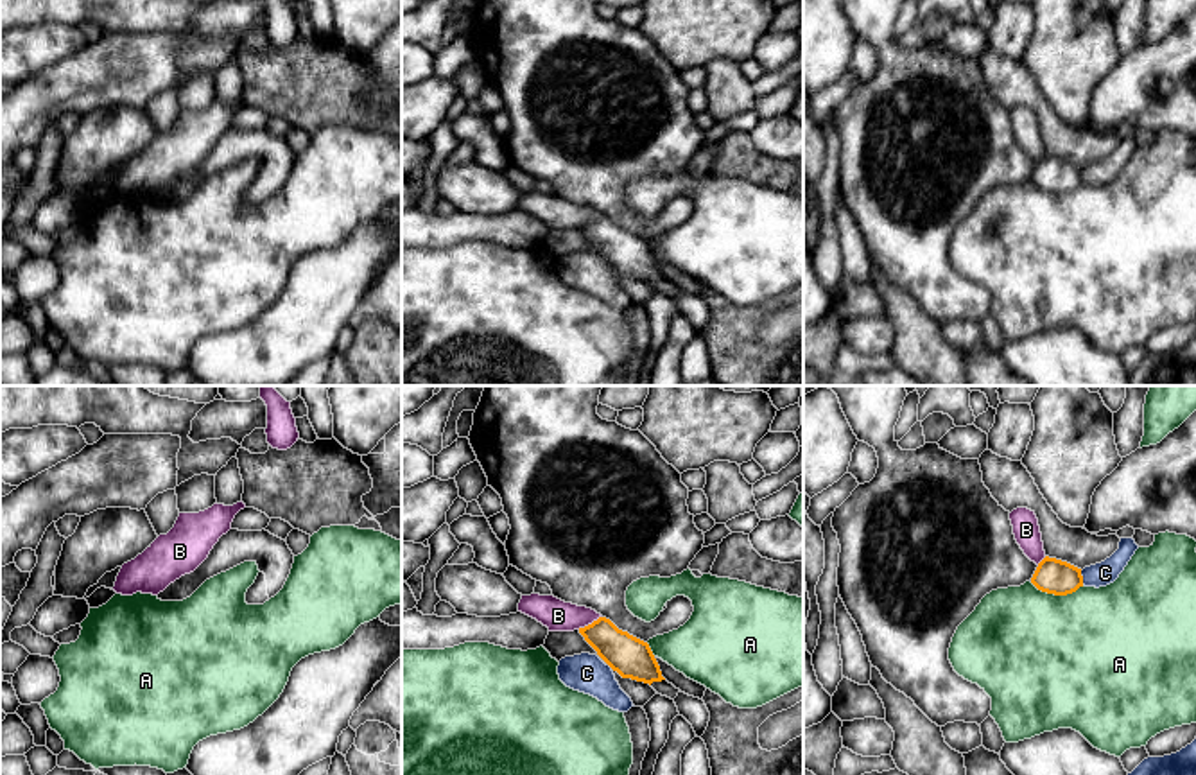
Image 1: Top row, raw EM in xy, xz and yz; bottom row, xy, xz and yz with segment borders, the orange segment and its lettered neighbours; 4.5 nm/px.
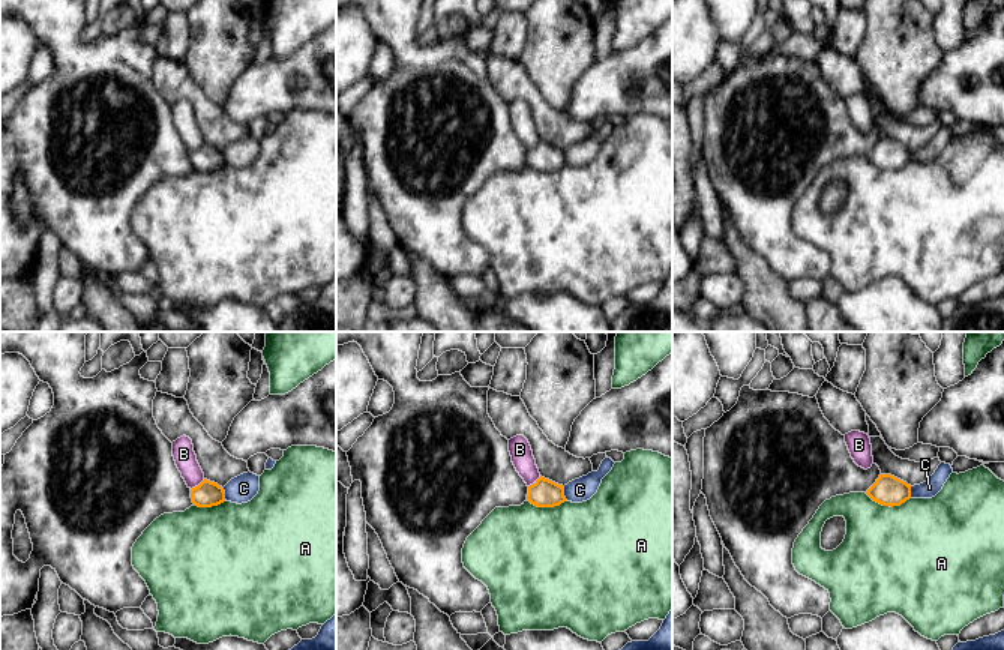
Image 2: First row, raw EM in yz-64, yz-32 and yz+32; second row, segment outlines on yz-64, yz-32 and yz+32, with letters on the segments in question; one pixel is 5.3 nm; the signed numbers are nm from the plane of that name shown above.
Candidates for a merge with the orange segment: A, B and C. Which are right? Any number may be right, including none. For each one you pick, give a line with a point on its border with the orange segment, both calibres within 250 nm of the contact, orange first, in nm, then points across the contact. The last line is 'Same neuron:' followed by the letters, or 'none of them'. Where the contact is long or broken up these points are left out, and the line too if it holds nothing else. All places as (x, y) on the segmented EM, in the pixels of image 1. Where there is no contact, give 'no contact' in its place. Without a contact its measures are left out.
Same neuron: none of them

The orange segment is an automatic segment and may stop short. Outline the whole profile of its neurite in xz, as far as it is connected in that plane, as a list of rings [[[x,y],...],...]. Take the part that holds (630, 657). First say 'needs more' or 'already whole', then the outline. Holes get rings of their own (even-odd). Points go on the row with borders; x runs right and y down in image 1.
already whole; [[[599,617],[579,633],[622,678],[649,685],[665,680],[649,644],[619,630],[610,619]]]

